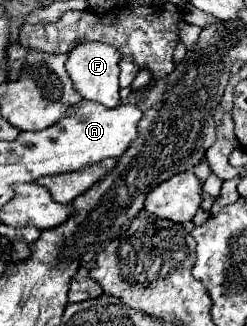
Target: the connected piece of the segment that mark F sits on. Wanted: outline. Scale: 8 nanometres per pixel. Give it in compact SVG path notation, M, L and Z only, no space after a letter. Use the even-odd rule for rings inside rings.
M80 44L76 46L66 62L66 70L74 82L74 90L92 102L98 102L106 108L114 108L120 100L118 96L118 76L120 76L120 52L108 44Z

